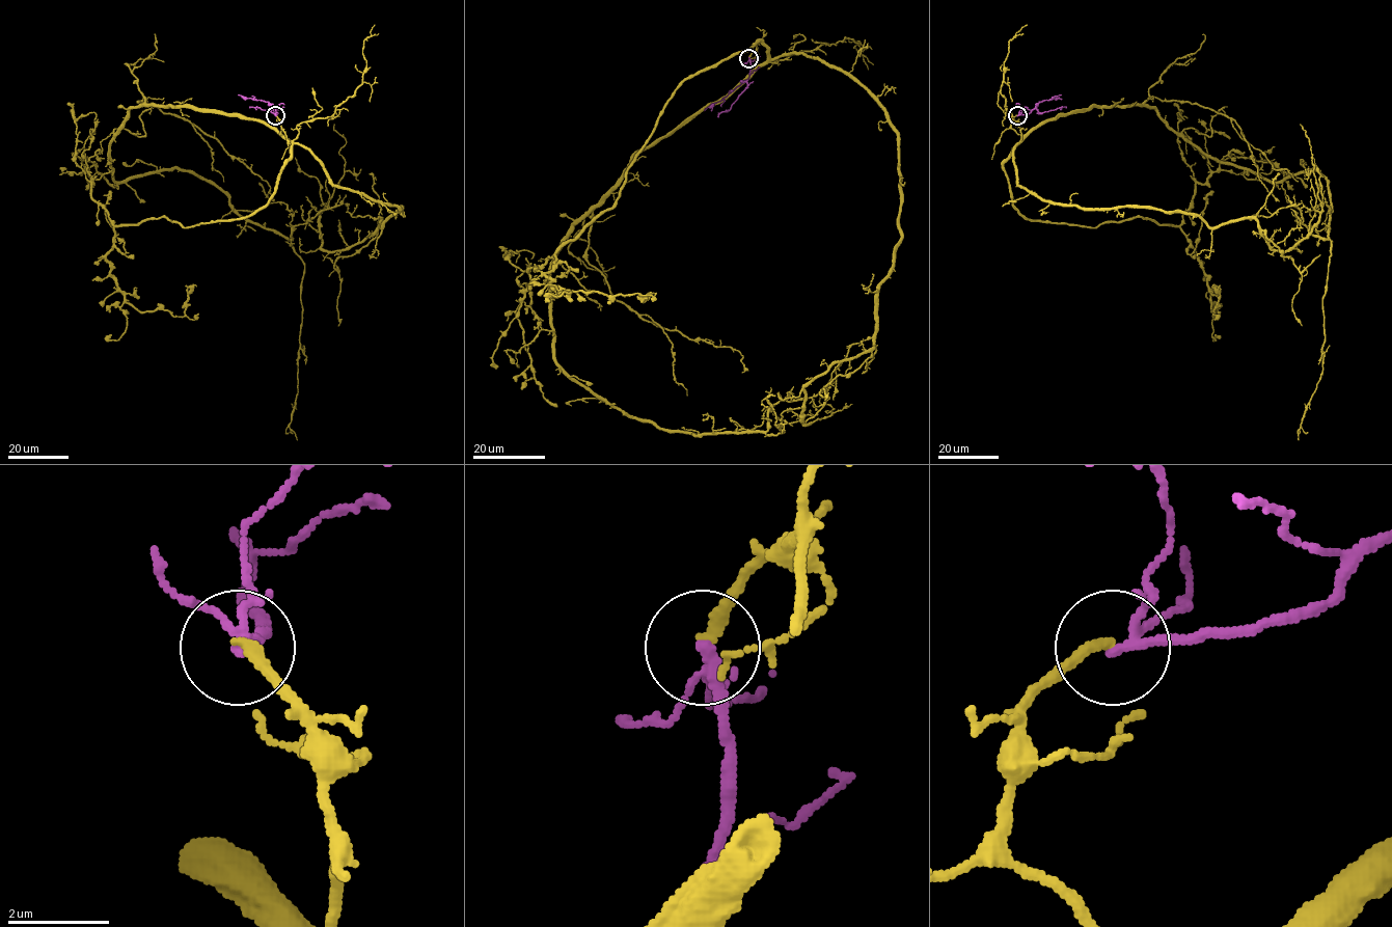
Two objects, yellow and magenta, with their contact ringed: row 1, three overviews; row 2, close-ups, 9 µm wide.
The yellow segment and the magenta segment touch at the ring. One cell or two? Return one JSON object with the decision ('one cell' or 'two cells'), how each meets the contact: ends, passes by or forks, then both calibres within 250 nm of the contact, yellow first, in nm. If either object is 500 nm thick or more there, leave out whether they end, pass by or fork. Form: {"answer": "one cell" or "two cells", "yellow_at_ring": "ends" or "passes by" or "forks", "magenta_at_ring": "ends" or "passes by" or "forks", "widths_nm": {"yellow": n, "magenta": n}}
{"answer": "two cells", "yellow_at_ring": "ends", "magenta_at_ring": "forks", "widths_nm": {"yellow": 220, "magenta": 140}}

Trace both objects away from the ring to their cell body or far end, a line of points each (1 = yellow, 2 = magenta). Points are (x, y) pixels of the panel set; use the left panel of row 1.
1: (275, 115), (282, 135), (136, 105), (109, 164), (117, 182), (193, 171), (290, 241), (304, 265), (297, 439)
2: (275, 115), (276, 109), (267, 102), (238, 94)

